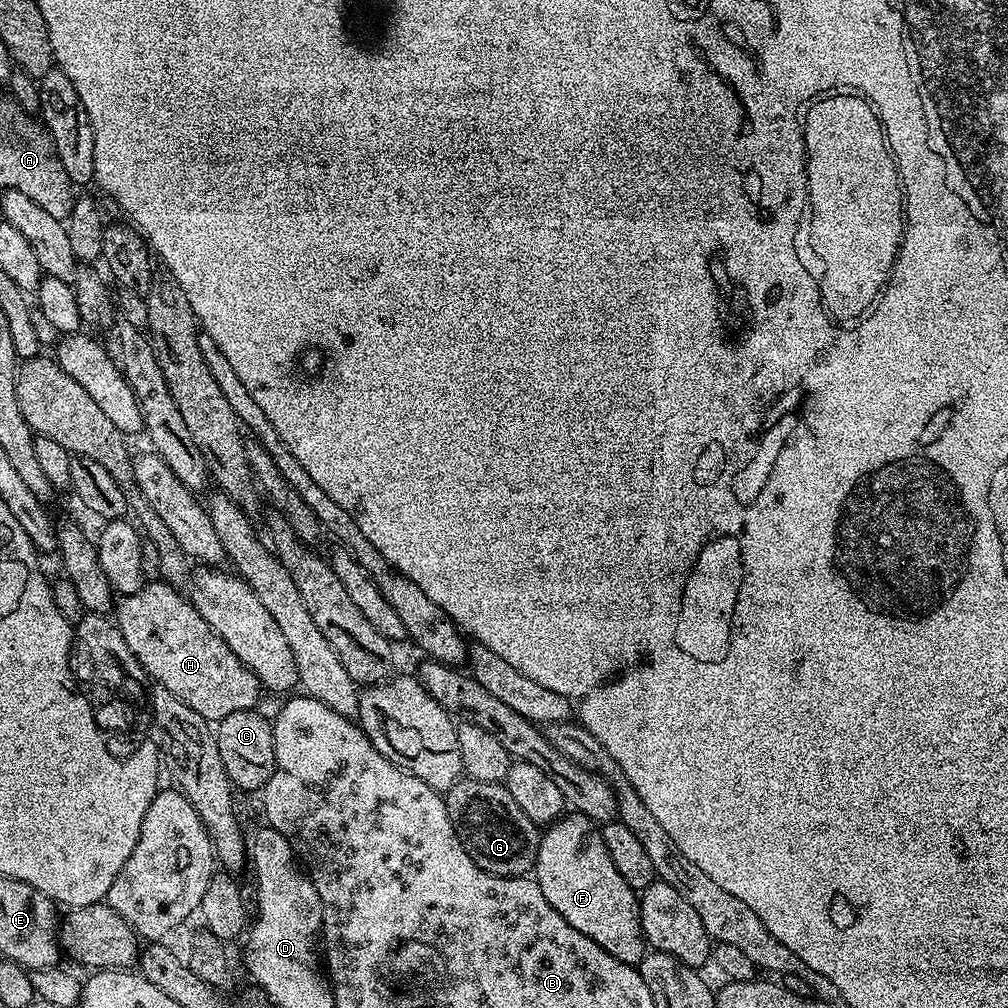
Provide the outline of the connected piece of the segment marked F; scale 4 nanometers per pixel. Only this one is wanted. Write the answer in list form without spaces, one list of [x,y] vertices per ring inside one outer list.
[[[564,814],[543,829],[534,879],[546,894],[546,902],[586,938],[598,942],[614,958],[636,966],[646,951],[646,941],[640,928],[638,893],[618,874],[618,869],[606,850],[597,821],[579,814]]]

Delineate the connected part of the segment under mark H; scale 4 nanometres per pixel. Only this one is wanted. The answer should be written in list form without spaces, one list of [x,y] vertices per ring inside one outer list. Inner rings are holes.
[[[160,578],[145,583],[142,590],[129,596],[120,596],[114,604],[114,619],[118,630],[122,630],[122,638],[126,638],[126,646],[130,646],[130,654],[138,658],[145,673],[154,678],[157,685],[165,687],[171,694],[190,706],[191,710],[200,714],[209,722],[219,722],[235,711],[255,709],[260,700],[262,685],[259,678],[244,665],[240,659],[226,646],[223,638],[212,629],[198,614],[191,599],[184,596],[179,587],[165,583]]]

